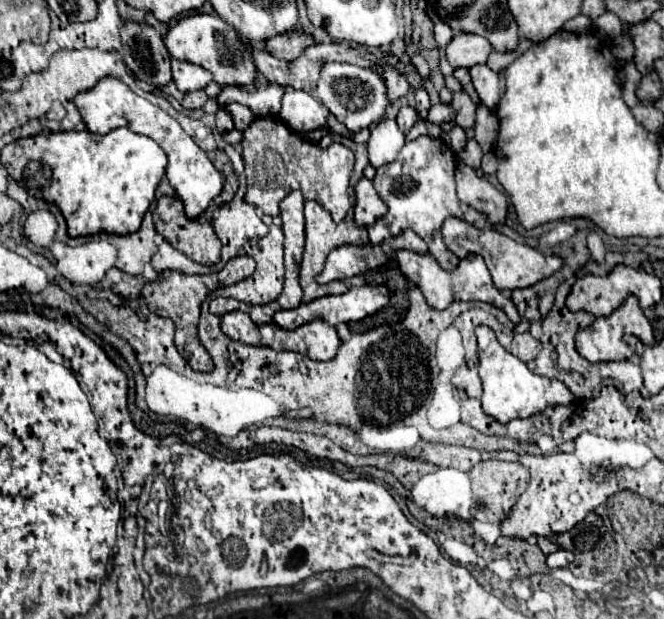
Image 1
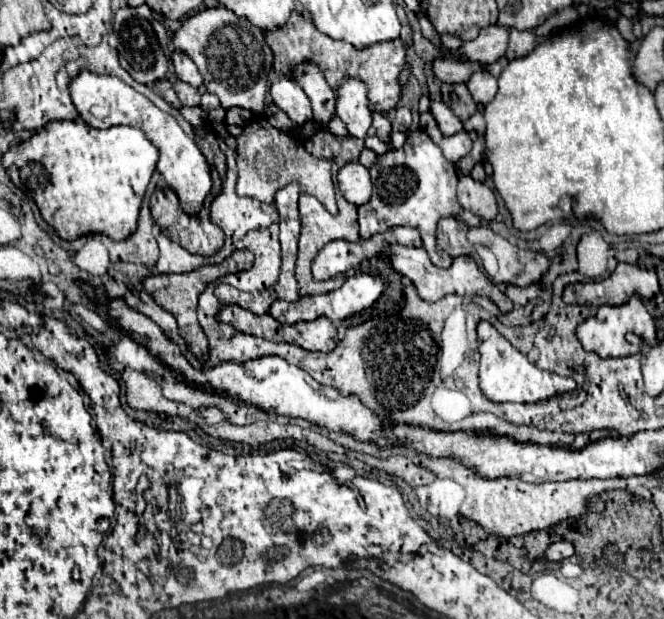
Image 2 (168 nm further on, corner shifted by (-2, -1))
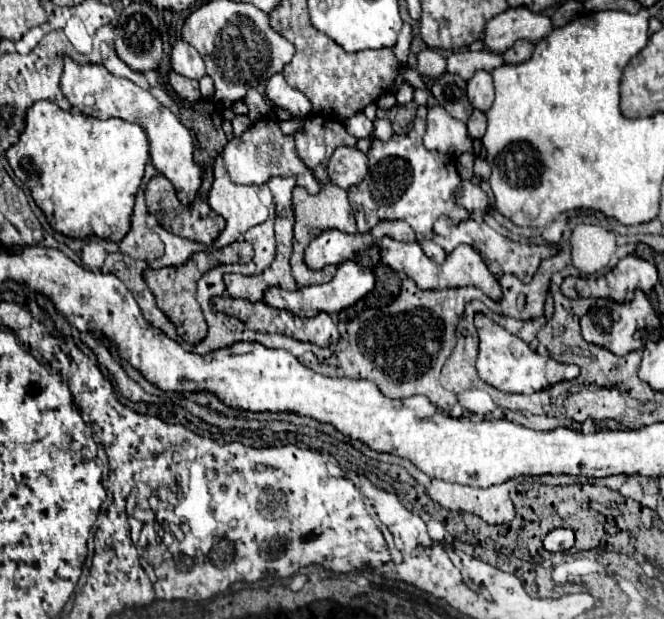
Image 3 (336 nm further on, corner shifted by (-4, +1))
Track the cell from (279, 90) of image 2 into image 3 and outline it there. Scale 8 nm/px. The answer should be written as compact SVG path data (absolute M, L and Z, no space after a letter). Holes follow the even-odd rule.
M281 74L267 80L267 96L275 106L285 108L295 118L307 118L311 114L311 102L307 96L301 90L291 88Z

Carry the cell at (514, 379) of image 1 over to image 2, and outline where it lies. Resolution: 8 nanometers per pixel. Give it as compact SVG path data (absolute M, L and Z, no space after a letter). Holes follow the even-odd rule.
M489 322L477 324L479 334L479 354L481 354L481 368L479 368L479 384L483 394L493 402L539 402L547 400L555 394L563 394L575 388L573 378L563 378L553 372L541 370L527 360L511 342L507 342Z

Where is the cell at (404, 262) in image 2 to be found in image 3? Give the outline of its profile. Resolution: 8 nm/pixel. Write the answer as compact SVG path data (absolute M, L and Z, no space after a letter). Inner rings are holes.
M383 238L380 241L380 255L383 258L383 262L391 268L391 270L397 270L397 272L405 272L409 278L415 280L415 284L423 290L443 290L443 288L461 288L461 286L473 286L473 288L479 288L483 290L491 300L499 302L503 298L503 292L501 292L501 286L499 286L499 280L487 270L483 258L479 256L479 252L475 252L475 248L471 246L459 246L457 250L453 250L447 260L443 264L435 264L431 258L427 258L423 252L421 252L421 246L417 242L397 242L393 238Z

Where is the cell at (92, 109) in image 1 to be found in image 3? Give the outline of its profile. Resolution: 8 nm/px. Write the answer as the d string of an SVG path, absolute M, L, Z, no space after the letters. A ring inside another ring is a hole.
M65 58L65 68L61 76L61 90L69 104L77 108L79 112L99 118L99 120L109 120L109 118L121 118L127 122L139 124L147 136L149 136L149 154L153 166L171 180L171 184L177 190L177 196L183 204L191 204L195 200L195 194L201 186L201 166L193 162L193 152L195 144L189 134L189 130L179 122L179 118L165 108L161 102L157 102L147 90L139 88L127 78L117 78L111 72L105 70L101 64L77 64L73 58Z

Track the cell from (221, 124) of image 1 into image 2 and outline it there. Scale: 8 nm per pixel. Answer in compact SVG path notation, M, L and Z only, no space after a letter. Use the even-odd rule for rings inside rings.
M229 108L225 122L227 124L235 124L235 126L245 126L251 118L253 118L253 114L249 110L245 112L243 108Z

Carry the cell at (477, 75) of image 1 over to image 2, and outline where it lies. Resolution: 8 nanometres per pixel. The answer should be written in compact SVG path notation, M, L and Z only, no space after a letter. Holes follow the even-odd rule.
M477 70L467 80L467 88L477 104L489 104L497 94L497 80L491 74Z

